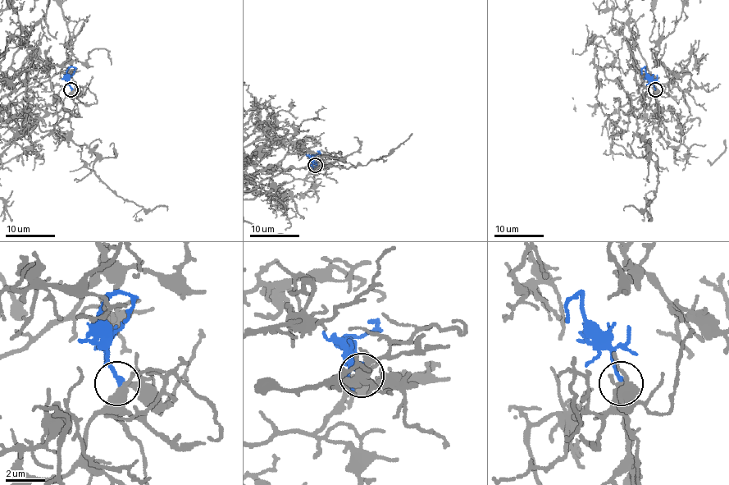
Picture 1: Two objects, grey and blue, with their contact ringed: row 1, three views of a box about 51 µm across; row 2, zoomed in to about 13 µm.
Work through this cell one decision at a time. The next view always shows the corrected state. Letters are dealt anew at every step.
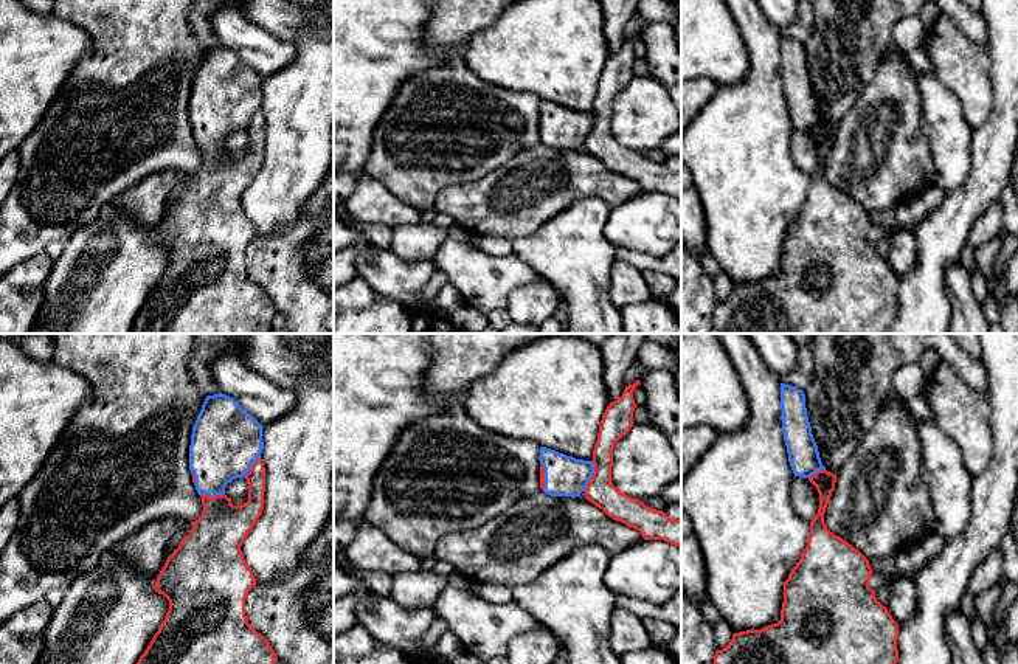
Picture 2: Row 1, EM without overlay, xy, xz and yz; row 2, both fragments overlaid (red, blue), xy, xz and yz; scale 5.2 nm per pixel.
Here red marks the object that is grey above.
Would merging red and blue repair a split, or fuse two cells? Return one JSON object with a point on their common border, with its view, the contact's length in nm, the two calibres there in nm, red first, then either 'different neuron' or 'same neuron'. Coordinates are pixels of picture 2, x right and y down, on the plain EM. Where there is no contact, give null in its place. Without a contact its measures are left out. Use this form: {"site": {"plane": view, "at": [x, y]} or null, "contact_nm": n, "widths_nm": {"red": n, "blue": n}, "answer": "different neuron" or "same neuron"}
{"site": {"plane": "xz", "at": [593, 129]}, "contact_nm": 170, "widths_nm": {"red": 150, "blue": 200}, "answer": "same neuron"}

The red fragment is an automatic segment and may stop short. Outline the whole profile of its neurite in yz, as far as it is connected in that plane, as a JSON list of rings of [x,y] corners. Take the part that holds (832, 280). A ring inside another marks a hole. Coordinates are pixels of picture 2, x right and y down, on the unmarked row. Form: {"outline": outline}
{"outline": [[[781,36],[782,87],[788,115],[795,129],[807,130],[819,146],[819,161],[810,174],[810,188],[799,214],[784,236],[781,273],[760,282],[734,285],[722,303],[715,304],[711,334],[886,334],[899,313],[899,278],[869,240],[872,220],[852,197],[826,180],[824,166],[835,143],[836,127],[826,123],[805,61],[805,47],[796,39]]]}

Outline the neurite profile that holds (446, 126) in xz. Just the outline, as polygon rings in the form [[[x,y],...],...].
[[[462,56],[407,79],[374,129],[371,152],[363,174],[383,183],[400,200],[425,211],[436,195],[459,183],[481,180],[511,161],[521,150],[540,143],[540,98],[534,93],[507,92],[478,78]]]

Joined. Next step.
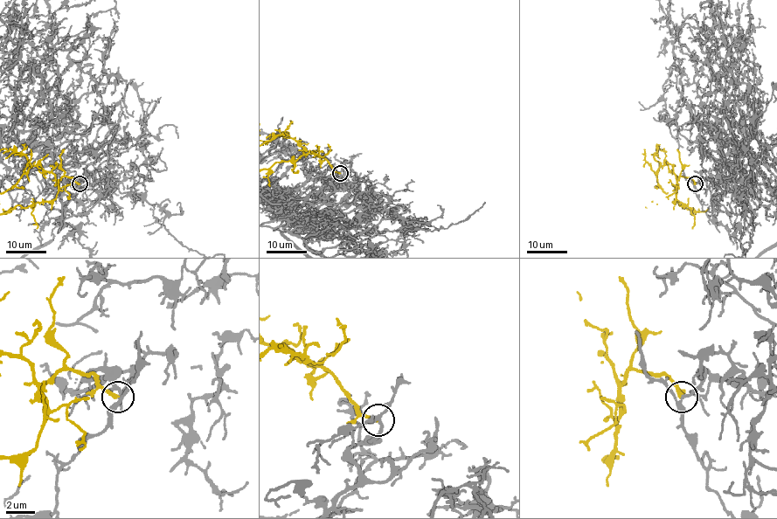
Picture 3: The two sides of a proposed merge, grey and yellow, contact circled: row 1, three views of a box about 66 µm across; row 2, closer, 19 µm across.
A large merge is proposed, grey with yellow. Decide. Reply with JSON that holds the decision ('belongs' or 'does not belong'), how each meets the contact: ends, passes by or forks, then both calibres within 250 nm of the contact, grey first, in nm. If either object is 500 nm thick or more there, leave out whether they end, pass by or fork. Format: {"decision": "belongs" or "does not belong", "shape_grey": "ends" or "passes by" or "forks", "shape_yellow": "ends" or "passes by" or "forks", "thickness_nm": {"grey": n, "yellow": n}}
{"decision": "belongs", "shape_grey": "forks", "shape_yellow": "ends", "thickness_nm": {"grey": 220, "yellow": 260}}

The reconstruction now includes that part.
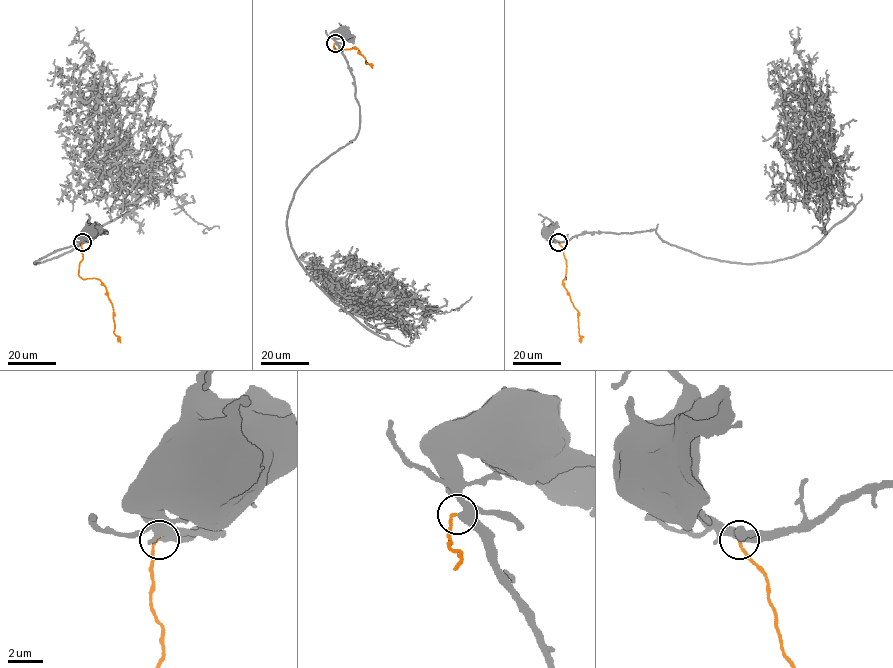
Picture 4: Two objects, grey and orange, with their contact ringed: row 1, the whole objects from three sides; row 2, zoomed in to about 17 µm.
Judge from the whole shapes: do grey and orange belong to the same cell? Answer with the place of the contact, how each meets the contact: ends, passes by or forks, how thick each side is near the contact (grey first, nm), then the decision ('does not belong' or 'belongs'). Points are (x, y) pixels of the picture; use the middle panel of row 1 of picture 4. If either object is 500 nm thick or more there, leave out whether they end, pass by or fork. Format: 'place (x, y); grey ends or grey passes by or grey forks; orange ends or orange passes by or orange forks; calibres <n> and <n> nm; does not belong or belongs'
place (335, 43); grey forks; orange ends; calibres 320 and 160 nm; does not belong

